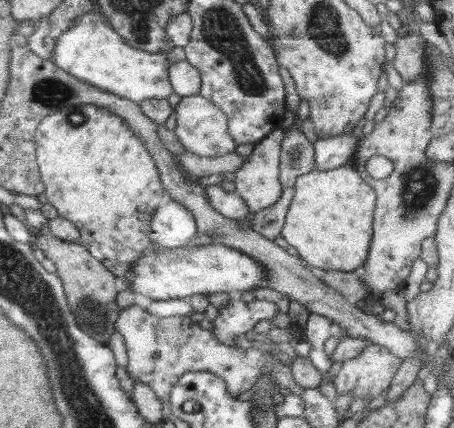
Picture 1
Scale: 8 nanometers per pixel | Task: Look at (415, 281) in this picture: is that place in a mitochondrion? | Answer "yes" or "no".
no

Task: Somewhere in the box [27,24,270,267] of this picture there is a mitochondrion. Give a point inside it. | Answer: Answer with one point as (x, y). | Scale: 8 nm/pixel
(49, 92)

